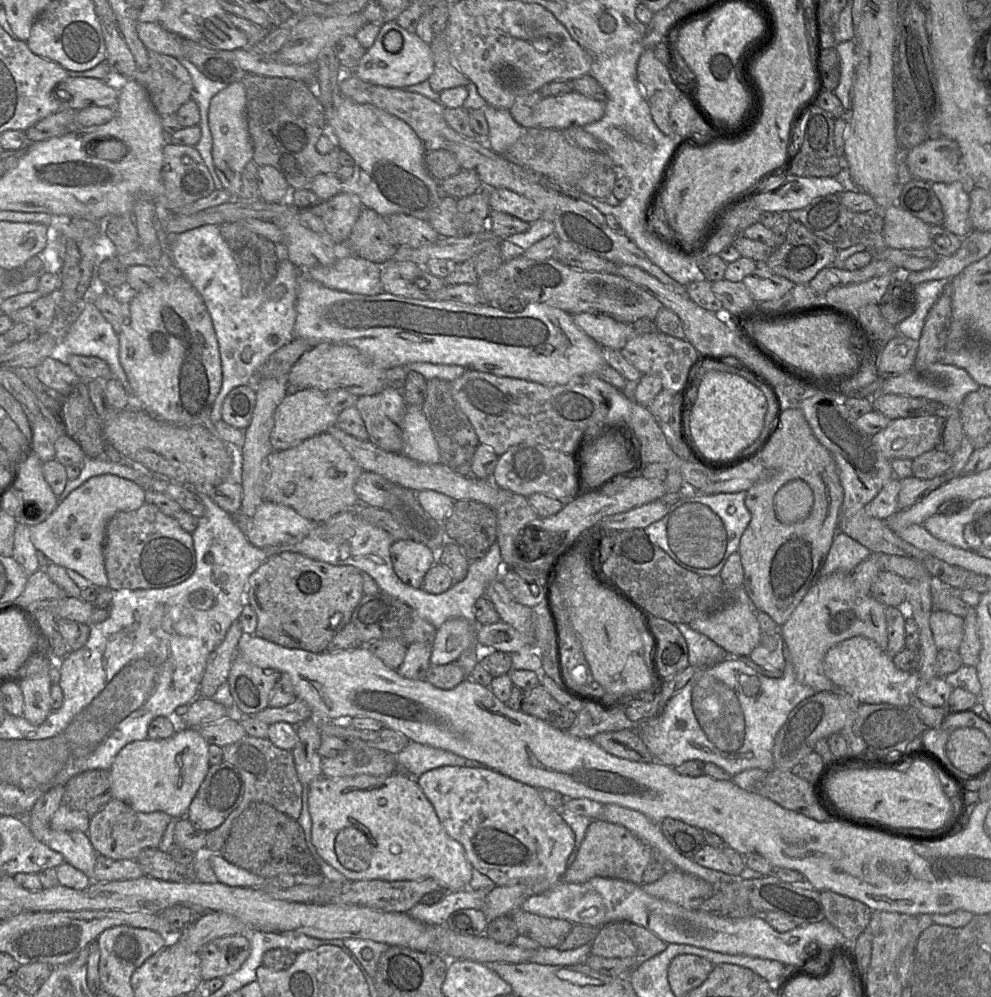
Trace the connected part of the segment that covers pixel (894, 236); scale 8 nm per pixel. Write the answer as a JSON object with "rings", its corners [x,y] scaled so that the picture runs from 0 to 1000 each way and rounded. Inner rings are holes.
{"rings":[[[903,204],[891,211],[891,238],[896,249],[927,251],[937,248],[938,229]]]}

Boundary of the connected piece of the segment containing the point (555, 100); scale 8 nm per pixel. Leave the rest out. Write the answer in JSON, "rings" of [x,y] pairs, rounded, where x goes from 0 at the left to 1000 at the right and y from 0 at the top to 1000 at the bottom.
{"rings":[[[583,92],[548,97],[538,111],[539,127],[569,130],[603,121],[609,115],[609,102]]]}

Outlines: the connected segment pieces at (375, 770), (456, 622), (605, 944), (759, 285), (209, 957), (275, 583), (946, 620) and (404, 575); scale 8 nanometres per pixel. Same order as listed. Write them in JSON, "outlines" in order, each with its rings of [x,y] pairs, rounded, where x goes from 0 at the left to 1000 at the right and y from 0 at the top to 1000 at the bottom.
{"outlines":[[[[350,741],[351,750],[337,760],[325,760],[325,777],[346,780],[394,777],[401,774],[400,757],[375,750],[364,742]]],[[[456,620],[448,624],[435,647],[434,667],[449,667],[461,663],[468,653],[480,646],[482,628],[480,624],[473,624],[468,620]]],[[[621,924],[603,931],[595,957],[626,961],[636,965],[637,973],[666,957],[673,947],[652,931],[634,924]]],[[[764,264],[760,274],[753,277],[749,283],[763,304],[786,300],[802,286],[799,282],[778,273],[773,264]]],[[[236,937],[211,944],[201,955],[204,984],[238,975],[252,957],[248,938]]],[[[297,554],[272,559],[251,578],[249,585],[249,606],[259,617],[256,637],[288,650],[315,655],[329,654],[336,639],[354,624],[366,598],[365,575],[358,569],[338,568]]],[[[941,611],[937,619],[937,627],[948,652],[968,652],[973,636],[973,619]]],[[[417,542],[398,543],[394,559],[402,580],[416,590],[426,590],[431,573],[443,564],[443,556]]]]}

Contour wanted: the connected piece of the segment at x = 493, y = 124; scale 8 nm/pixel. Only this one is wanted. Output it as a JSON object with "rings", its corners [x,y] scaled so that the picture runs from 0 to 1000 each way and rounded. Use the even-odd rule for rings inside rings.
{"rings":[[[490,104],[487,113],[493,128],[490,144],[498,152],[508,155],[526,137],[531,128],[526,126],[513,110]]]}

